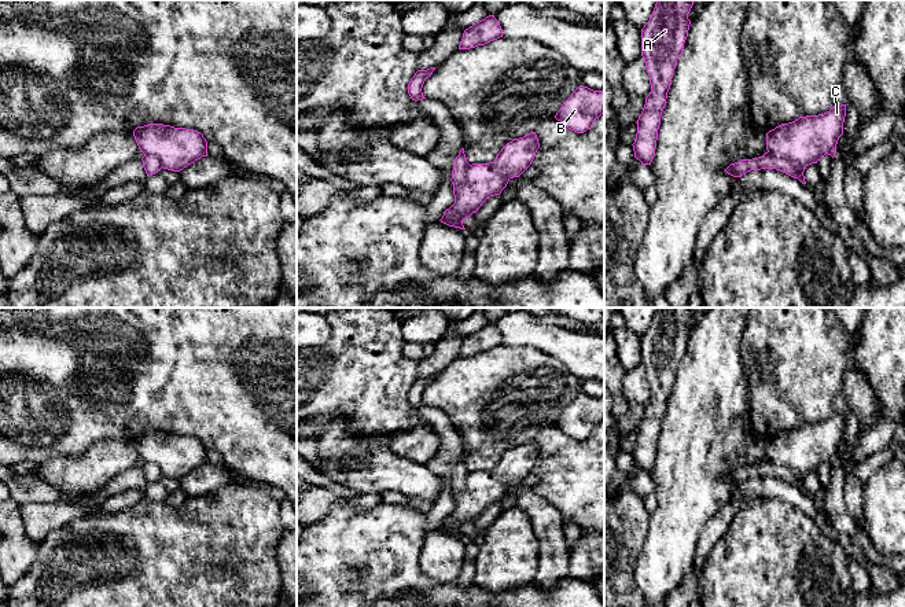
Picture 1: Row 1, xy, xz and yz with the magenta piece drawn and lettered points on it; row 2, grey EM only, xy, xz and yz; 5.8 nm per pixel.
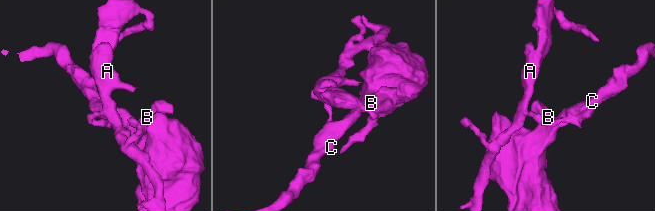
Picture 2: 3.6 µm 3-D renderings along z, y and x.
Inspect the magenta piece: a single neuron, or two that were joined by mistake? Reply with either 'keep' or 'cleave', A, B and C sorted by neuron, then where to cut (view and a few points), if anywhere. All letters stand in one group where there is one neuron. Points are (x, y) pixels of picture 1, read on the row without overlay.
cleave; groups A / B C; cut yz (768, 459), (777, 464), (790, 466), (797, 473), (799, 486)

